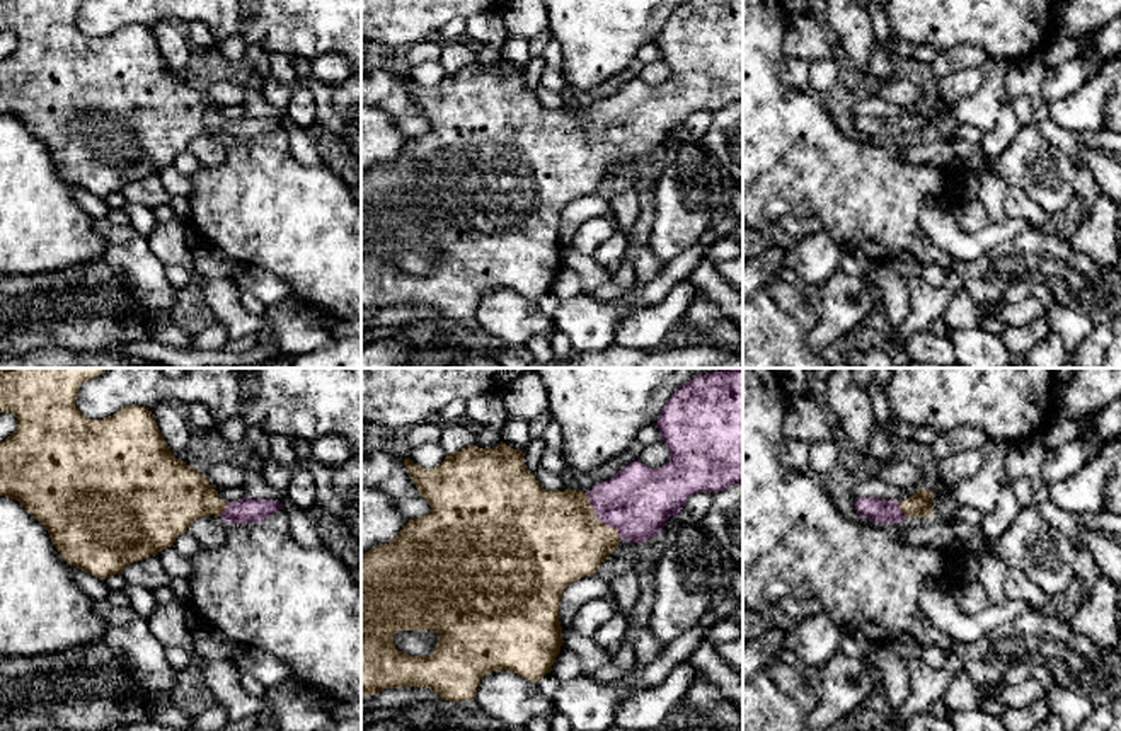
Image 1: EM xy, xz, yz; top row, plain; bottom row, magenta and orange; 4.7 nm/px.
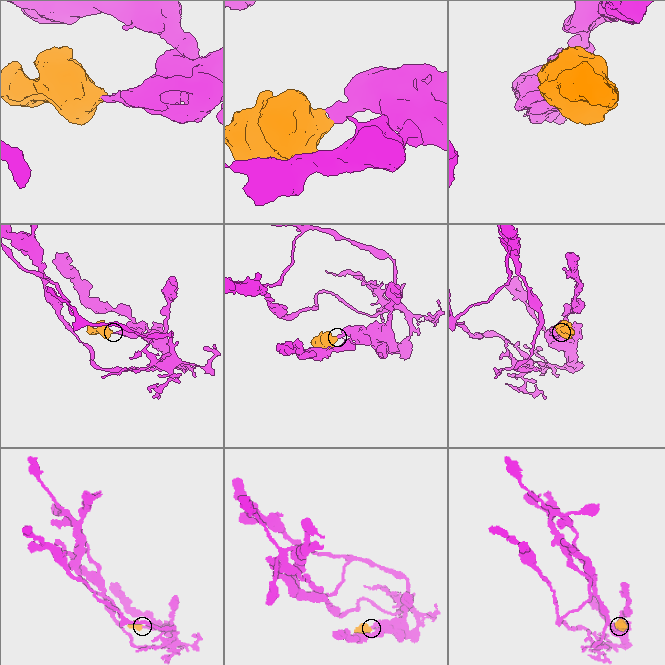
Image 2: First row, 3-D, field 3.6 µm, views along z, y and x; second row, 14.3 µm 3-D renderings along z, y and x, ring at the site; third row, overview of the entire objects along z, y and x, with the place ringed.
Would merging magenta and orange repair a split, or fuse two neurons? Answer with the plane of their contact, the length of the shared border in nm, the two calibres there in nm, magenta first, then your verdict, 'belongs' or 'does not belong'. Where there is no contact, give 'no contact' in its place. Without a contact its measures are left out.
meets magenta in xz; contact 150 nm long; 320 nm thick on the magenta side, 400 nm on the other; belongs

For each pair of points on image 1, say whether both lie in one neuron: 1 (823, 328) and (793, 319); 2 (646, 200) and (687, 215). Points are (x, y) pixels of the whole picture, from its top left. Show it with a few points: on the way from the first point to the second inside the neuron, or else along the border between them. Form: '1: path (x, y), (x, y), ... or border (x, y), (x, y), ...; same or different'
1: border (799, 288), (815, 316), (808, 334), (813, 350); different
2: border (655, 188), (655, 222), (648, 242); different

